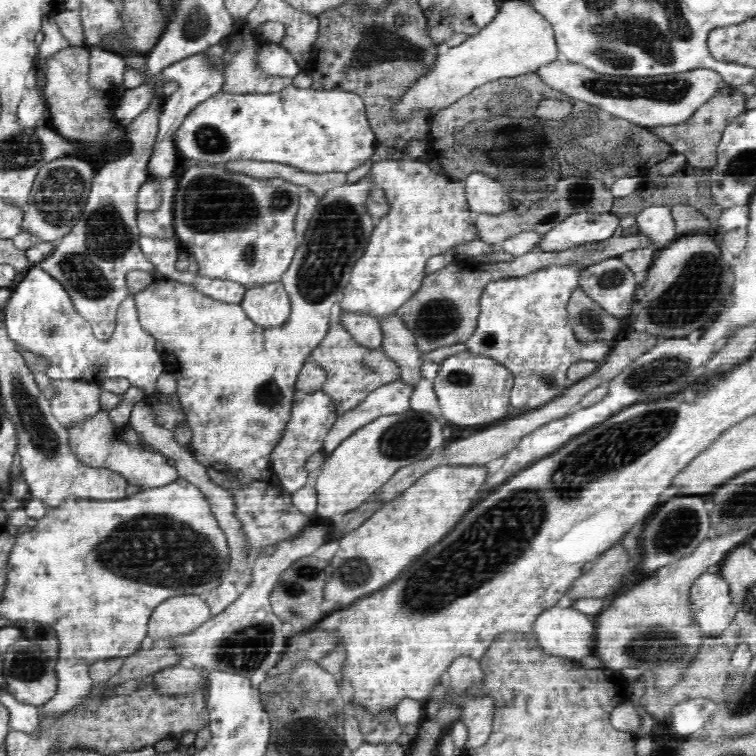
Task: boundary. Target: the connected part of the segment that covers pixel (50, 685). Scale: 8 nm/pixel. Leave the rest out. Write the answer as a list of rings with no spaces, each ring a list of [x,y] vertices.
[[[22,638],[11,644],[6,653],[1,653],[1,656],[4,664],[3,685],[8,694],[12,695],[18,702],[39,706],[56,695],[58,690],[58,677],[56,677],[55,670],[57,661],[52,661],[46,657],[46,654],[42,653],[36,644]]]

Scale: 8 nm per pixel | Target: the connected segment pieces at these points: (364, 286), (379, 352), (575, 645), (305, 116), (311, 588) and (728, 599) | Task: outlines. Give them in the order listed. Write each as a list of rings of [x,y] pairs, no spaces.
[[[380,160],[373,163],[369,176],[384,192],[389,212],[373,225],[369,244],[354,264],[340,308],[382,318],[394,315],[420,288],[427,275],[424,268],[428,258],[469,244],[479,238],[479,233],[465,197],[465,184],[432,172],[424,161]]]
[[[330,324],[322,343],[311,352],[310,360],[320,365],[327,374],[322,390],[336,403],[338,414],[356,408],[369,392],[388,384],[400,376],[400,367],[381,348],[366,348],[352,338],[344,326]]]
[[[552,606],[545,610],[533,624],[537,640],[544,653],[550,653],[556,657],[572,656],[572,660],[580,660],[595,650],[595,616],[582,614],[579,610],[568,606]]]
[[[287,86],[273,93],[235,95],[218,91],[192,108],[173,133],[173,139],[181,159],[194,159],[211,164],[233,160],[259,160],[289,164],[312,174],[344,172],[354,170],[375,152],[377,138],[368,119],[367,105],[356,93],[335,88],[314,91]]]
[[[298,559],[277,578],[269,596],[271,607],[281,621],[292,624],[293,635],[311,632],[312,628],[326,616],[318,609],[318,606],[322,604],[323,590],[330,580],[332,571],[330,564],[324,568],[314,568],[314,564],[304,564]]]
[[[719,573],[701,574],[691,586],[694,619],[705,637],[719,635],[735,620],[738,605],[734,603],[730,584]]]

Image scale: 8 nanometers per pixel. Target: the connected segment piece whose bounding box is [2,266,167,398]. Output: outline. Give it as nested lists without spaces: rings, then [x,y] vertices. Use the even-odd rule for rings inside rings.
[[[38,266],[25,272],[6,302],[2,311],[10,338],[18,347],[50,360],[47,375],[51,379],[83,380],[99,385],[106,379],[127,378],[131,386],[142,389],[146,398],[157,392],[156,380],[167,368],[163,365],[163,354],[154,347],[156,338],[138,320],[136,301],[130,293],[121,301],[115,330],[108,340],[95,336],[91,324],[77,312],[62,281]]]

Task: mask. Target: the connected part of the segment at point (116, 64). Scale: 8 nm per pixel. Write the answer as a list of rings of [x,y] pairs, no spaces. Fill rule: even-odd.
[[[98,44],[89,46],[89,49],[88,80],[92,82],[92,87],[108,89],[114,87],[116,82],[124,80],[124,74],[128,68],[120,54],[110,52]]]

